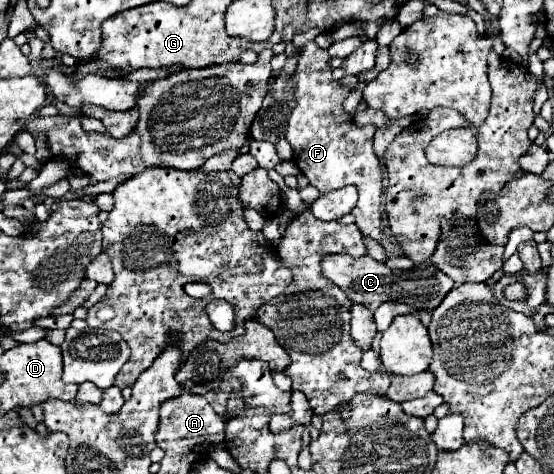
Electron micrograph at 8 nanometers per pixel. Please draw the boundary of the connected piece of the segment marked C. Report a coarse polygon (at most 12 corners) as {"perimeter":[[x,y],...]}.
{"perimeter":[[326,254],[322,276],[372,312],[434,310],[454,288],[430,262],[390,272],[368,254]]}

